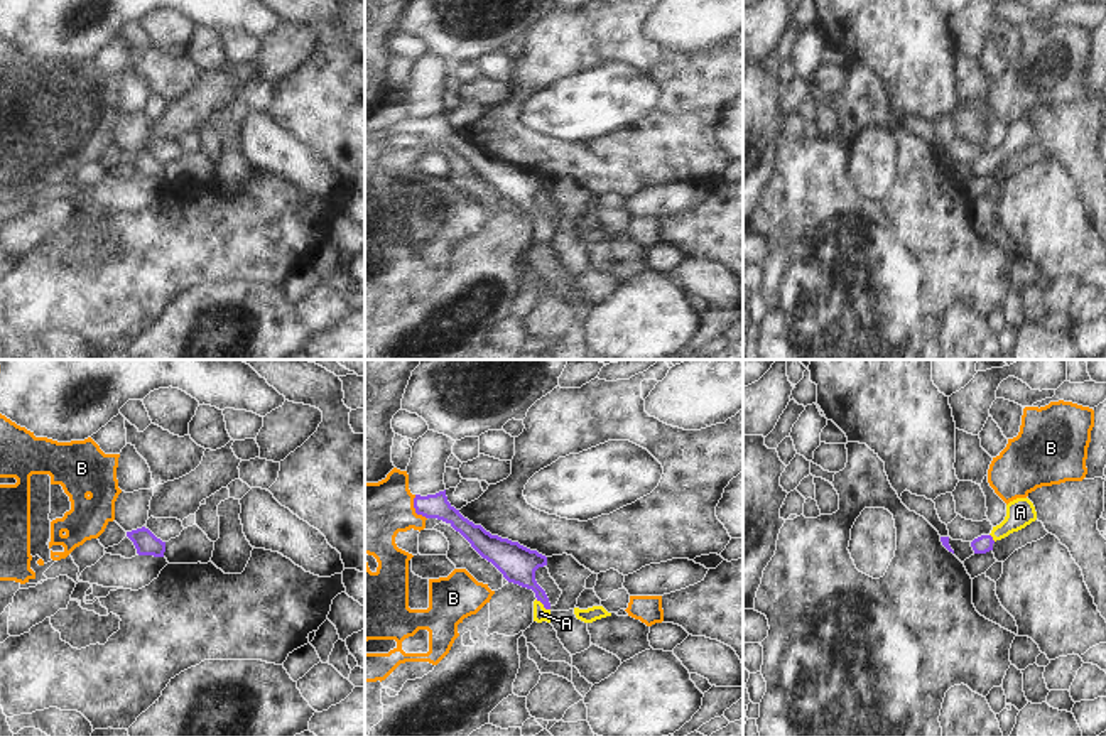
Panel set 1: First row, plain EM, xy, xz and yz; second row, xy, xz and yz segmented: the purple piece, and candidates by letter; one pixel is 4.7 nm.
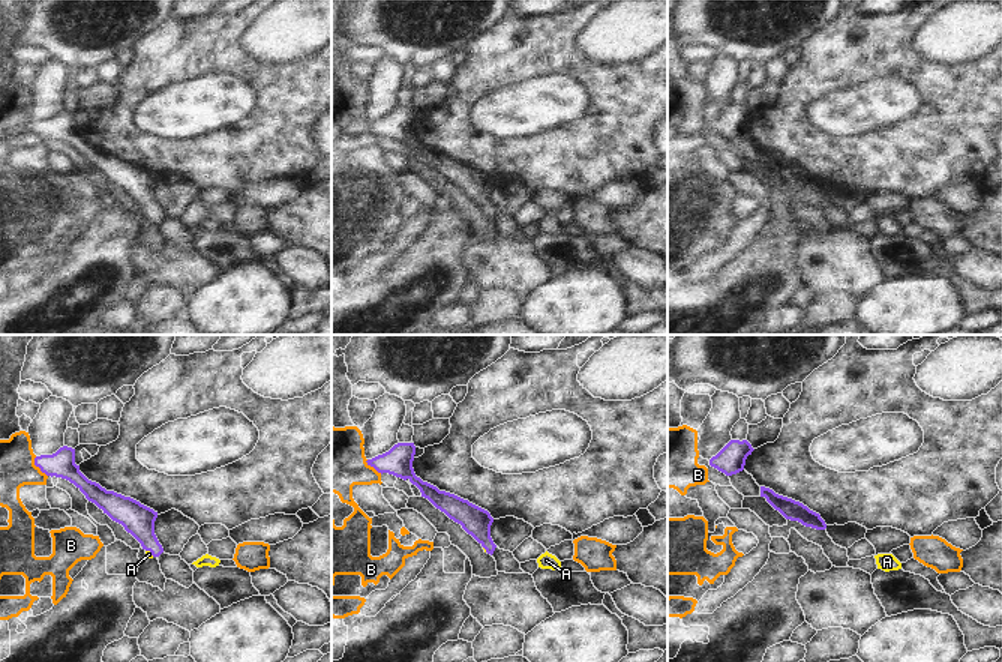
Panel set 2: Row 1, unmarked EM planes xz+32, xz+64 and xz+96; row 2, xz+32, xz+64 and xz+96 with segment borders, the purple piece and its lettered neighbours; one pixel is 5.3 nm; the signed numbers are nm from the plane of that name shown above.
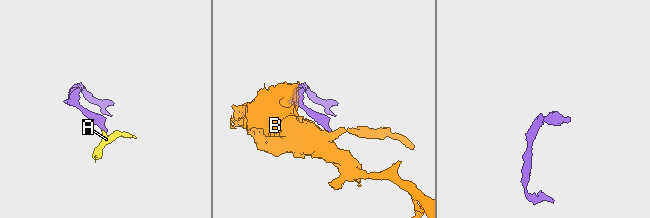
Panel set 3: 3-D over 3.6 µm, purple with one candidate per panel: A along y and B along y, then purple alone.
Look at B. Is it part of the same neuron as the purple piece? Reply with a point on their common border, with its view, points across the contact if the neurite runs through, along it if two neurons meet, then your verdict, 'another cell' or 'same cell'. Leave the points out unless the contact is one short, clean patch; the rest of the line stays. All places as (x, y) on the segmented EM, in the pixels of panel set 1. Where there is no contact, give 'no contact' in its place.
meets purple in xz at (414, 507); border along xz (414, 495), (414, 510), (426, 519); another cell

